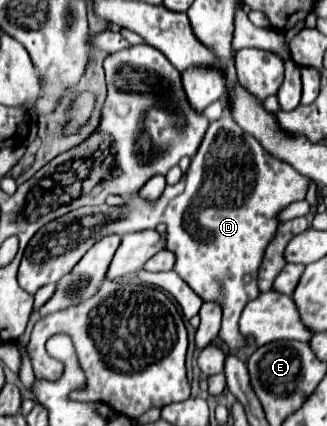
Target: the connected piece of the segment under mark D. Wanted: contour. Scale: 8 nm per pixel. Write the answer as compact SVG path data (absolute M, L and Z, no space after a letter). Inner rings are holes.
M223 114L219 120L211 122L203 144L199 146L197 156L193 156L191 166L187 174L183 174L181 182L175 186L167 186L163 196L155 204L143 200L141 196L133 196L125 198L127 204L119 208L107 204L85 206L45 224L25 248L23 260L19 264L17 282L25 292L35 294L41 286L57 284L67 272L71 272L71 268L83 258L83 252L87 252L99 238L109 234L123 236L125 232L135 232L135 224L167 224L167 250L175 254L173 270L183 276L183 280L197 296L201 296L203 300L217 300L223 306L223 324L219 338L229 348L241 348L245 340L239 332L237 322L245 304L259 296L257 270L261 266L263 252L279 226L277 212L281 212L291 202L303 200L309 182L311 180L307 180L307 176L295 172L295 168L291 168L287 162L273 158L251 134L243 132L243 128L239 128L239 124L233 122L229 114Z

